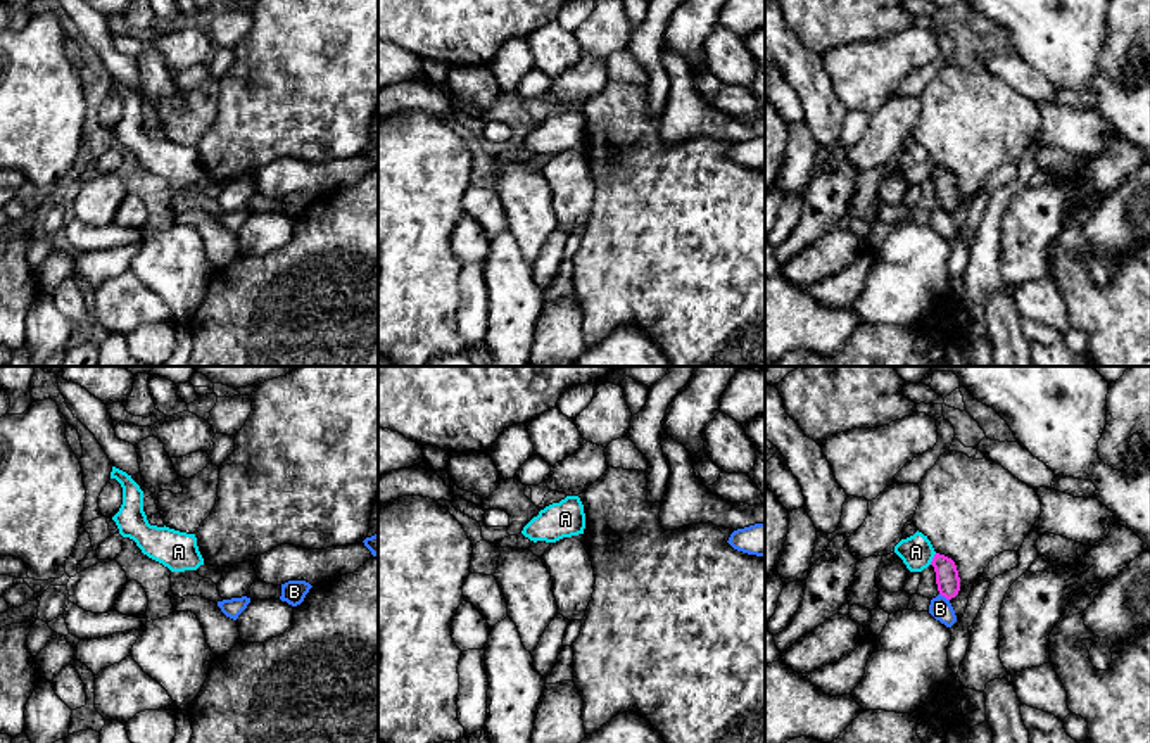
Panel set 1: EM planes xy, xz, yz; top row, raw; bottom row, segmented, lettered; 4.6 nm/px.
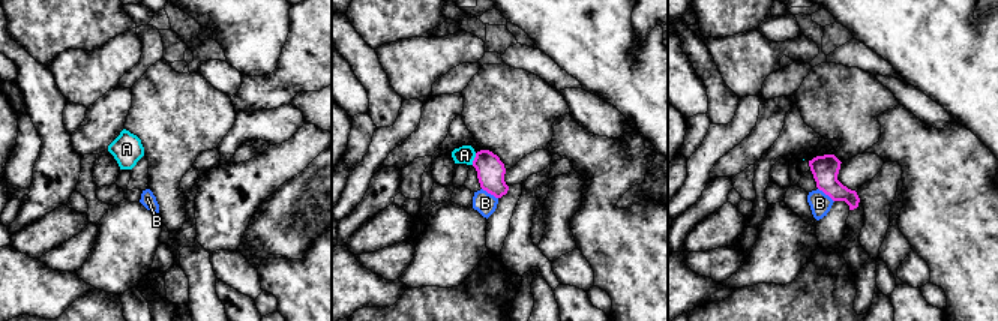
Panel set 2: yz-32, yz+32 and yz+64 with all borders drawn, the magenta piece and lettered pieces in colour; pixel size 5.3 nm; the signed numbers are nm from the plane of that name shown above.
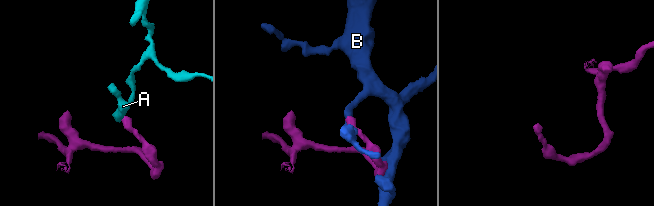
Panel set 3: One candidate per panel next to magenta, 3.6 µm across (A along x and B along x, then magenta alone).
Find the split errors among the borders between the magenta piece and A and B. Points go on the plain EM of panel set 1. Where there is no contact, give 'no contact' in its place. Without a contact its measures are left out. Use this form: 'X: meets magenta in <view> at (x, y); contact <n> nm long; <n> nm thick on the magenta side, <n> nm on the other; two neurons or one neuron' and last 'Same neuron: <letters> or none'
A: meets magenta in yz at (933, 171); contact 70 nm long; 110 nm thick on the magenta side, 150 nm on the other; two neurons
B: meets magenta in yz at (945, 209); contact 60 nm long; 110 nm thick on the magenta side, 100 nm on the other; two neurons
Same neuron: none

